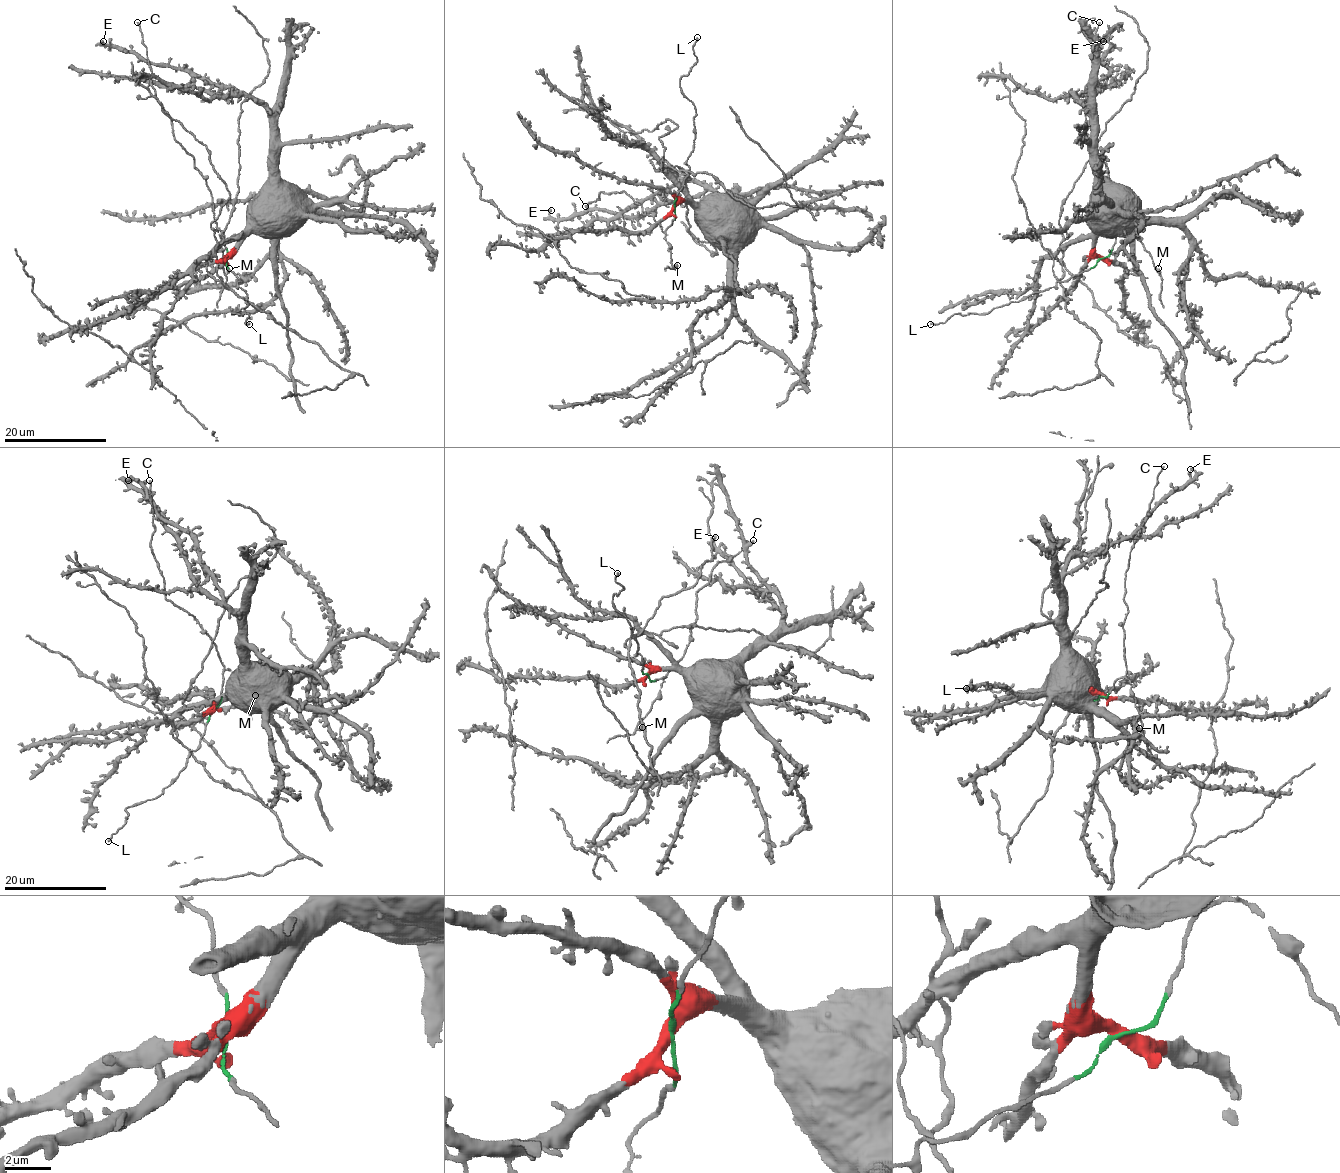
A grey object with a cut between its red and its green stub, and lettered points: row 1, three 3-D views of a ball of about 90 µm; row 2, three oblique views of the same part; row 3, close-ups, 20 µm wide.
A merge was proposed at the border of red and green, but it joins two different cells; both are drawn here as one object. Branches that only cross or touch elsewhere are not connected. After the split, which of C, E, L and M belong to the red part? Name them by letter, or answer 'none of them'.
E

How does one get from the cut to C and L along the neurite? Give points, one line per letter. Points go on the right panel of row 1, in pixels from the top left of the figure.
C: (1101, 258), (1111, 250), (1116, 234), (1125, 222), (1105, 162), (1084, 140), (1086, 86), (1092, 69), (1098, 22)
L: (1101, 258), (1092, 267), (1018, 301), (1010, 301), (981, 314), (955, 313), (944, 323), (931, 324)

